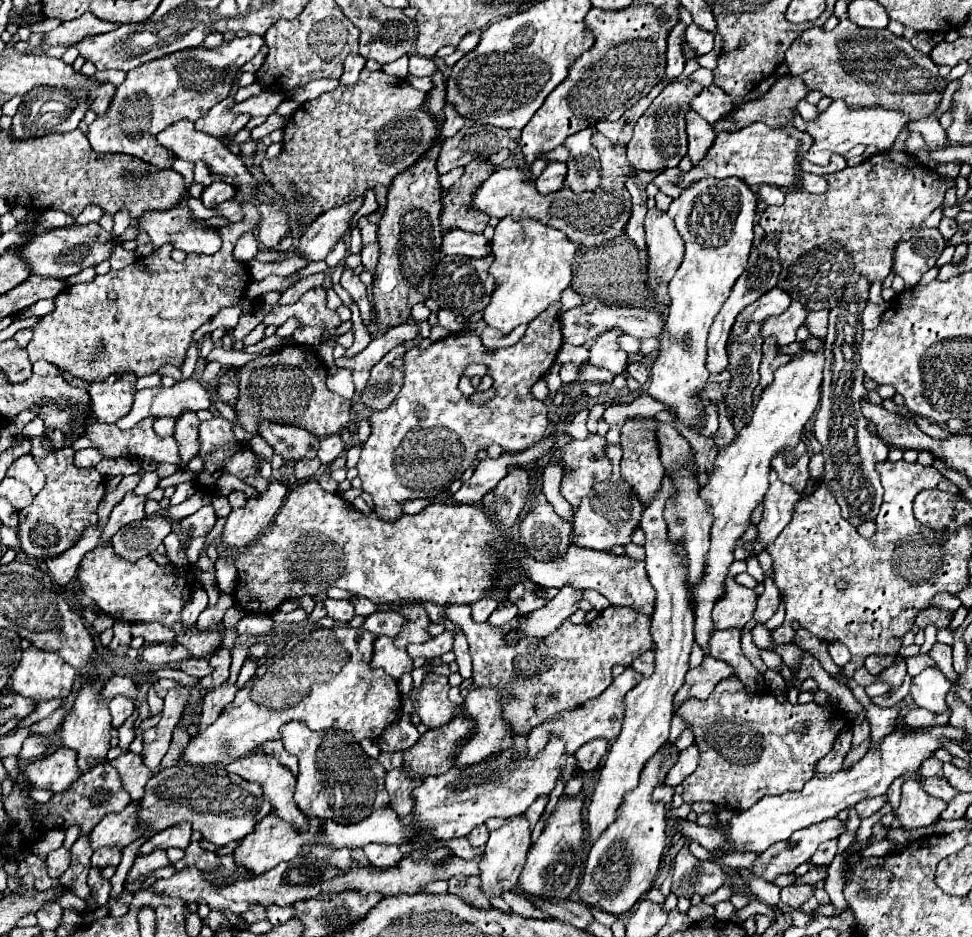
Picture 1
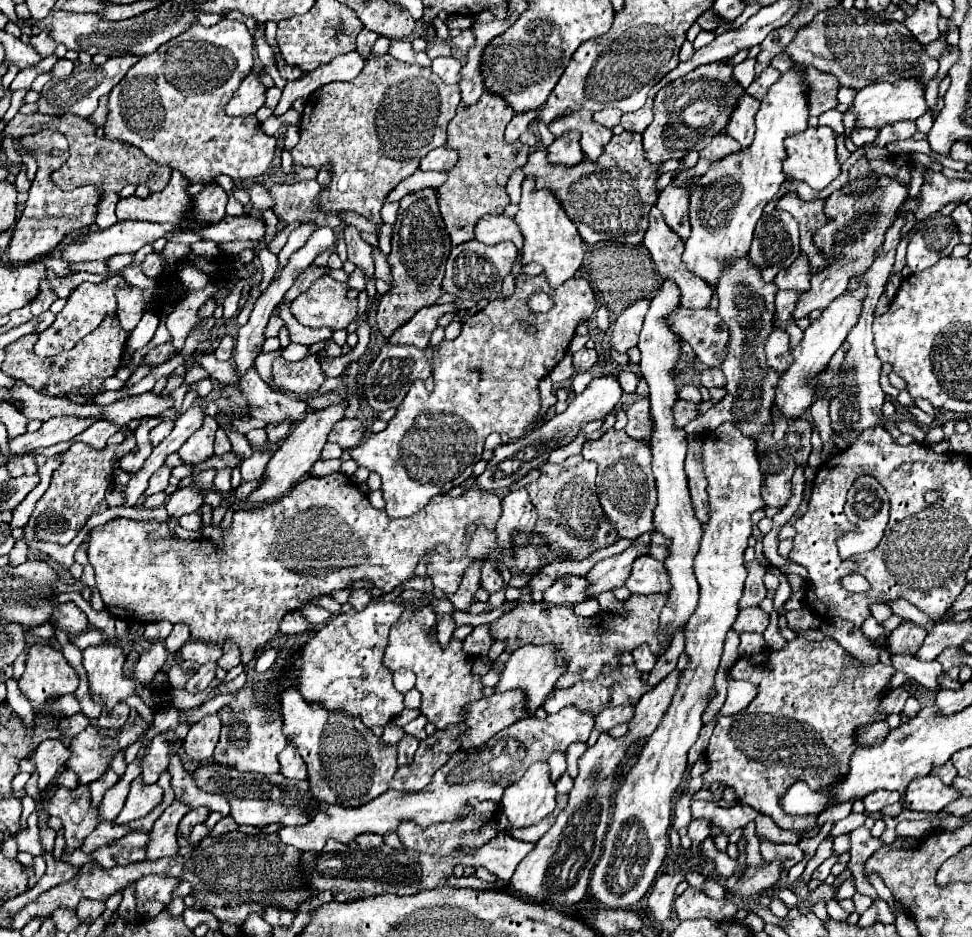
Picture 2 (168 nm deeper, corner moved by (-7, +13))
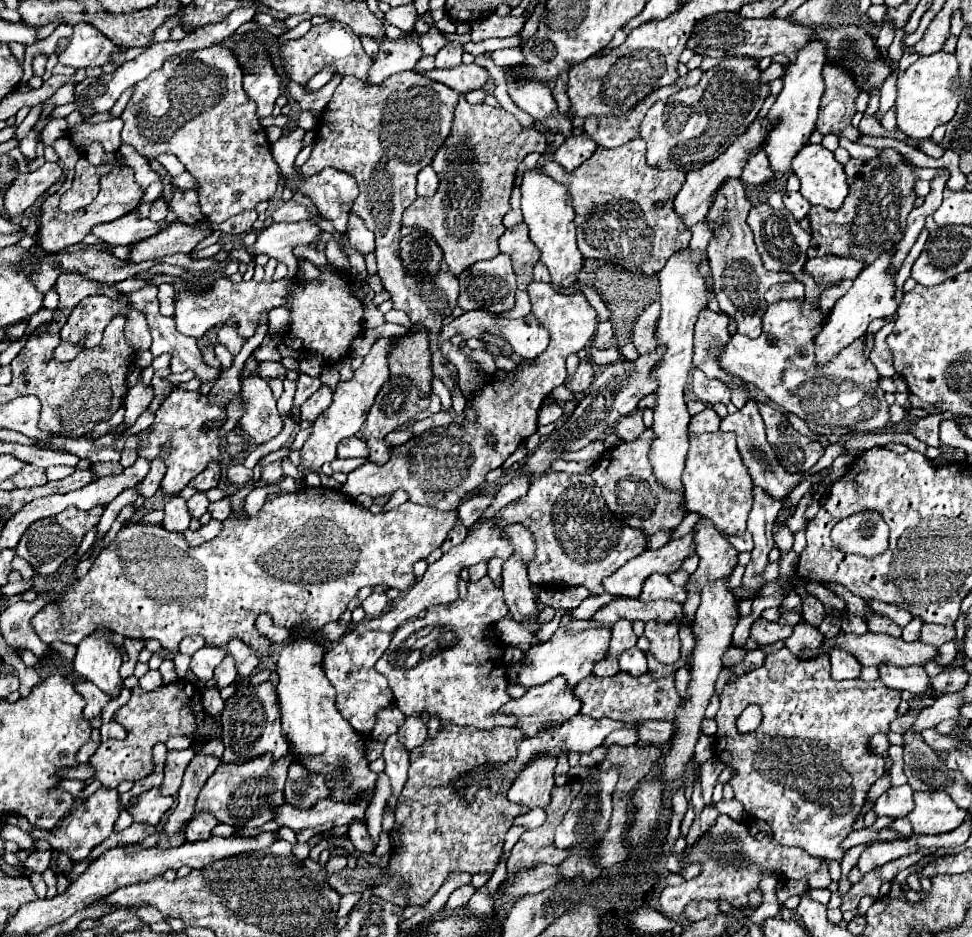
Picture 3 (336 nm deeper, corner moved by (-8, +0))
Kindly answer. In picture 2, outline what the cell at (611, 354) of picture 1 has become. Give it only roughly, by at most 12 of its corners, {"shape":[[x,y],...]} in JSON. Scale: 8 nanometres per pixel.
{"shape":[[637,300],[613,324],[611,348],[637,346],[649,300]]}

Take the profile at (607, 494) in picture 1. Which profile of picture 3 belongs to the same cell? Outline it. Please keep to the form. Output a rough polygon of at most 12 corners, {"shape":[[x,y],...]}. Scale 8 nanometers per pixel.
{"shape":[[654,433],[610,447],[592,471],[608,509],[654,535],[684,517],[656,483]]}

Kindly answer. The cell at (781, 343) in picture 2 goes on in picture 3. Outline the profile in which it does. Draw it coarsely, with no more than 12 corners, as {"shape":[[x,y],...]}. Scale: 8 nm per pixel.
{"shape":[[778,301],[758,339],[734,333],[724,371],[816,433],[888,423],[864,337],[824,367],[812,303]]}

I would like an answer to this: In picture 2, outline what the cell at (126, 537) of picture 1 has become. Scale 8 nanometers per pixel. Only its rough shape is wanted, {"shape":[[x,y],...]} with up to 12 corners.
{"shape":[[183,486],[169,496],[165,508],[171,518],[197,510],[203,492]]}

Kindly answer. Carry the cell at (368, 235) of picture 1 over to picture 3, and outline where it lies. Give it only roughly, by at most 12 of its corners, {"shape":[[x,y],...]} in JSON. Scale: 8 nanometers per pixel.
{"shape":[[460,95],[440,177],[402,225],[452,275],[500,253],[516,169],[544,149],[502,107]]}

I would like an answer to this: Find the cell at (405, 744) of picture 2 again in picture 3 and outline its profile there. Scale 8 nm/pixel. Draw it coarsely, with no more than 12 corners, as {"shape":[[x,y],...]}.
{"shape":[[418,715],[406,717],[398,729],[400,743],[410,753],[426,741],[426,725]]}

